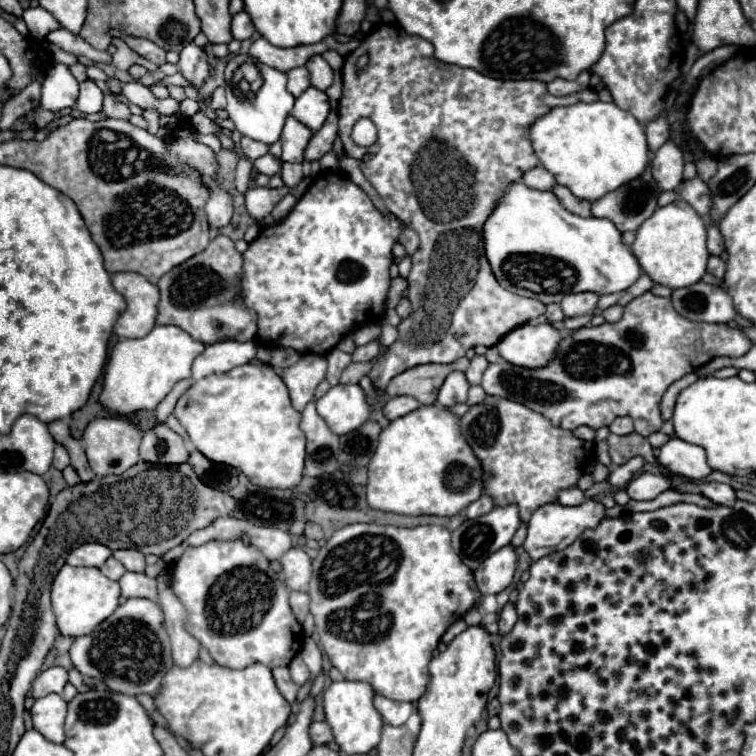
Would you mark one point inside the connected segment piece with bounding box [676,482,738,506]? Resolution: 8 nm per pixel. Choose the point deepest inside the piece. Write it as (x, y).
(724, 494)

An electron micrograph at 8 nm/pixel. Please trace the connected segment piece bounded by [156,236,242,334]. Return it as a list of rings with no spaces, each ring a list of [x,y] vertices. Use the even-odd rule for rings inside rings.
[[[216,236],[210,246],[186,260],[184,264],[172,268],[158,282],[160,288],[160,306],[158,306],[158,324],[174,324],[194,334],[190,326],[190,314],[194,308],[202,304],[226,304],[234,302],[240,294],[240,278],[242,278],[242,254],[236,252],[234,242],[226,236]]]

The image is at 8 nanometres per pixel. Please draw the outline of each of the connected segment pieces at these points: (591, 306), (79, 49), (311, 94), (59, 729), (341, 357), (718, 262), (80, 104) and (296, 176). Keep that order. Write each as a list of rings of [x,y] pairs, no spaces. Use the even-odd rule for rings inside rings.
[[[582,292],[582,294],[566,294],[560,302],[560,308],[566,318],[576,318],[584,314],[594,314],[598,306],[598,296],[592,292]]]
[[[58,28],[58,30],[54,30],[54,32],[50,32],[48,36],[46,36],[46,40],[48,42],[52,42],[52,44],[56,44],[56,46],[60,46],[62,50],[66,50],[66,52],[72,52],[74,56],[86,56],[88,60],[92,60],[92,62],[112,62],[112,58],[110,58],[110,54],[108,52],[100,52],[100,50],[94,50],[90,44],[86,44],[80,36],[74,36],[72,32],[68,32],[68,30],[64,30],[64,28]]]
[[[310,86],[304,94],[296,98],[296,104],[290,114],[296,120],[300,120],[304,126],[308,126],[312,132],[316,132],[326,122],[328,112],[330,112],[330,102],[326,92]]]
[[[48,694],[38,698],[30,710],[34,728],[40,730],[52,742],[64,742],[64,720],[66,720],[66,702],[58,694]]]
[[[334,348],[334,350],[326,356],[326,360],[328,360],[326,380],[330,382],[330,386],[336,386],[336,384],[340,384],[340,374],[342,374],[344,368],[352,362],[352,360],[350,360],[350,354],[346,354],[346,352]]]
[[[712,256],[708,260],[708,272],[714,274],[714,276],[718,276],[718,278],[722,278],[724,272],[726,272],[726,262],[720,256]]]
[[[86,80],[80,84],[80,96],[78,96],[76,108],[84,114],[100,112],[102,110],[102,98],[104,98],[102,90],[92,80]]]
[[[286,162],[282,166],[282,174],[280,176],[282,176],[282,180],[284,180],[286,186],[296,186],[304,178],[302,164],[290,164],[290,162]]]

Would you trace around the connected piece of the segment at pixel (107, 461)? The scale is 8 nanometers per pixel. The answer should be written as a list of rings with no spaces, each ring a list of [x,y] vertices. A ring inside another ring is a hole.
[[[100,416],[94,418],[86,430],[84,430],[84,448],[86,456],[90,462],[90,468],[96,476],[106,476],[106,474],[124,474],[128,468],[138,464],[138,446],[140,446],[142,430],[128,418],[124,416]]]

